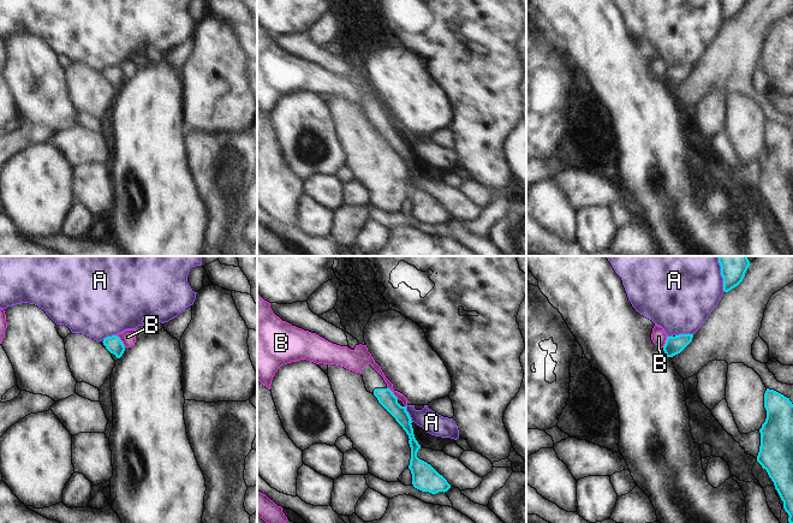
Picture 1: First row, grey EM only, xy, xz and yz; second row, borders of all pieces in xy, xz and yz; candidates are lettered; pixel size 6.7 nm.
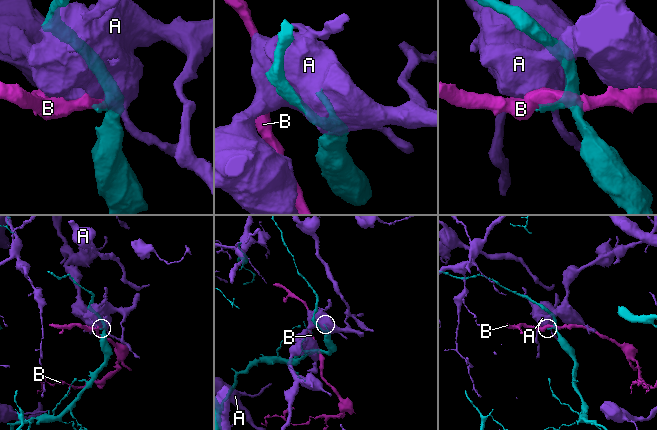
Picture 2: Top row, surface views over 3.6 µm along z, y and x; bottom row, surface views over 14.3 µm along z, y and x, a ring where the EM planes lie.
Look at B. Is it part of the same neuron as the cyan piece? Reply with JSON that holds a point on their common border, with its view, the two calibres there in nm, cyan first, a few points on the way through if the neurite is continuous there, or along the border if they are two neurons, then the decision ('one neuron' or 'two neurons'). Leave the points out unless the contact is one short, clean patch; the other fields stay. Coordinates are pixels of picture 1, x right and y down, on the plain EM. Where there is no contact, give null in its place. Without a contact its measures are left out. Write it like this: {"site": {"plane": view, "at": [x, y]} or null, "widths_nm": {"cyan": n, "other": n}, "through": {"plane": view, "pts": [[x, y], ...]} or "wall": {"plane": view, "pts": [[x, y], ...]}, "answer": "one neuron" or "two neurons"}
{"site": {"plane": "xy", "at": [120, 71]}, "widths_nm": {"cyan": 110, "other": 100}, "wall": {"plane": "xy", "pts": [[115, 66], [125, 77]]}, "answer": "two neurons"}

